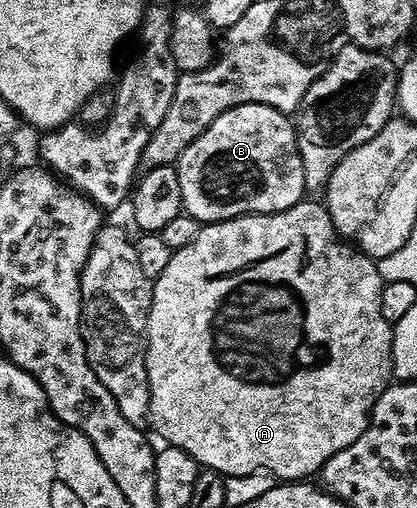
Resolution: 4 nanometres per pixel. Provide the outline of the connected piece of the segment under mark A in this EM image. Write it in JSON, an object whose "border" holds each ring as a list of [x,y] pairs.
{"border":[[[303,198],[283,212],[237,216],[231,220],[218,220],[215,224],[203,223],[200,234],[196,234],[196,238],[192,238],[192,242],[188,242],[188,246],[175,248],[171,251],[168,258],[168,266],[164,269],[164,274],[160,274],[157,280],[153,281],[152,306],[146,319],[146,369],[148,370],[148,390],[150,391],[149,427],[151,429],[154,428],[155,434],[169,447],[184,450],[184,454],[191,456],[203,469],[218,472],[224,478],[231,478],[230,476],[250,476],[253,472],[271,472],[272,475],[278,476],[274,478],[282,482],[302,482],[307,478],[313,477],[310,476],[313,472],[314,475],[321,473],[326,460],[332,458],[332,454],[352,446],[352,442],[356,442],[356,438],[360,438],[360,434],[364,434],[364,430],[370,425],[370,412],[374,408],[376,398],[380,398],[380,394],[392,383],[392,377],[394,376],[394,363],[392,362],[392,338],[394,337],[394,330],[392,325],[384,318],[384,314],[380,314],[380,294],[382,293],[384,282],[378,273],[377,263],[367,256],[365,252],[359,252],[357,248],[343,240],[334,228],[332,218],[326,213],[325,203],[318,201],[317,204],[314,200],[317,199]]]}

